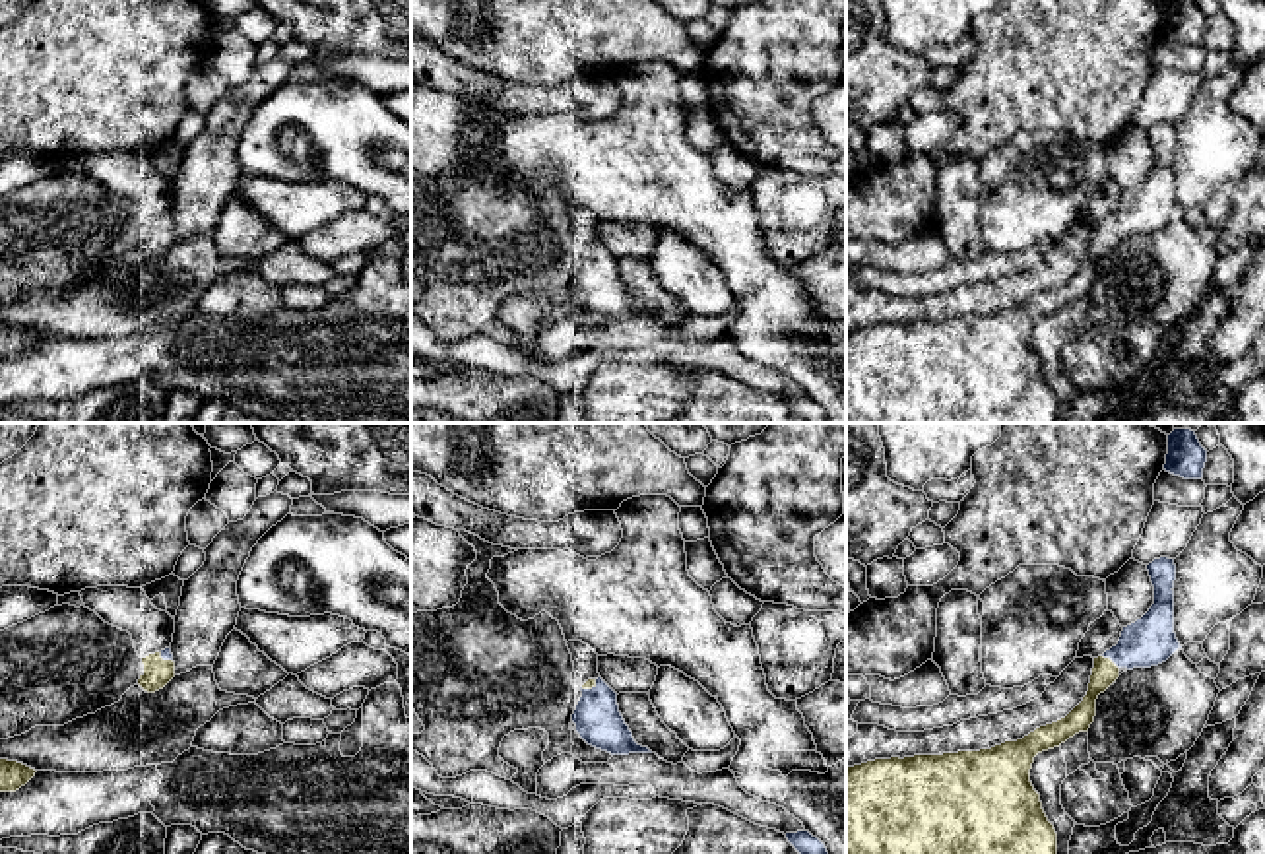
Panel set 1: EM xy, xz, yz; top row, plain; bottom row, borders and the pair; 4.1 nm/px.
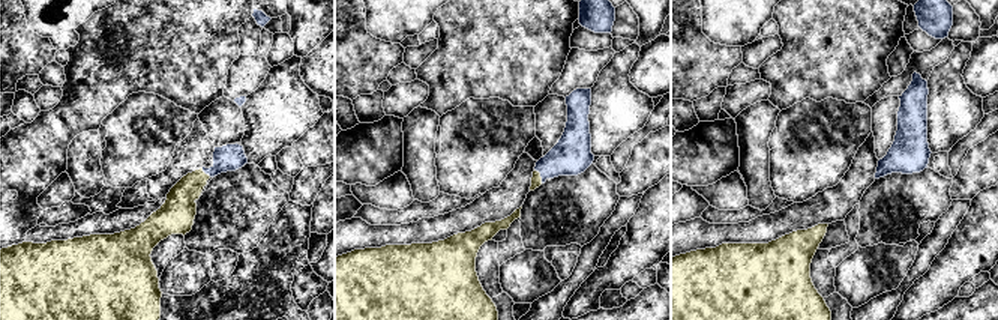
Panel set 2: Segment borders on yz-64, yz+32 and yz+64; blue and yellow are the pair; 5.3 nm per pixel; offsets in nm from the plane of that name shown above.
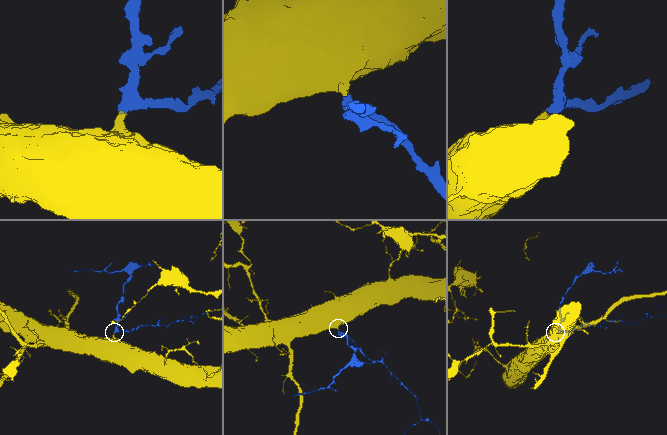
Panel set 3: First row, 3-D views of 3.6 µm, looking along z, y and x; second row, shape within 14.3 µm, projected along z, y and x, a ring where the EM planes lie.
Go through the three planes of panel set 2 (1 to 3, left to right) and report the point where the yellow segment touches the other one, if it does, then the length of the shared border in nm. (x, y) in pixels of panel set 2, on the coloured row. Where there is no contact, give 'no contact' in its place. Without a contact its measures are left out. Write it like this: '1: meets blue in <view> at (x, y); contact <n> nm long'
1: meets blue in yz-64 at (206, 173); contact 70 nm long
2: meets blue in yz+32 at (541, 176); contact 90 nm long
3: no contact

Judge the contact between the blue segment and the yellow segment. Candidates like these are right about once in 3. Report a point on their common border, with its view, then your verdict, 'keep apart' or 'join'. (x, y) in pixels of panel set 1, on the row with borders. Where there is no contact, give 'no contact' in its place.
contact yz (1110, 658); join

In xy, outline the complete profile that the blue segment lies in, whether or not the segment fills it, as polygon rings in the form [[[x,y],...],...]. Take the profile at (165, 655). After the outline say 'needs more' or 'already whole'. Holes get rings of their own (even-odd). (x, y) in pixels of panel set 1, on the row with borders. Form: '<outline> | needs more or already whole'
[[[171,648],[142,658],[142,664],[144,673],[140,675],[138,685],[147,693],[163,689],[175,677]]] | needs more

